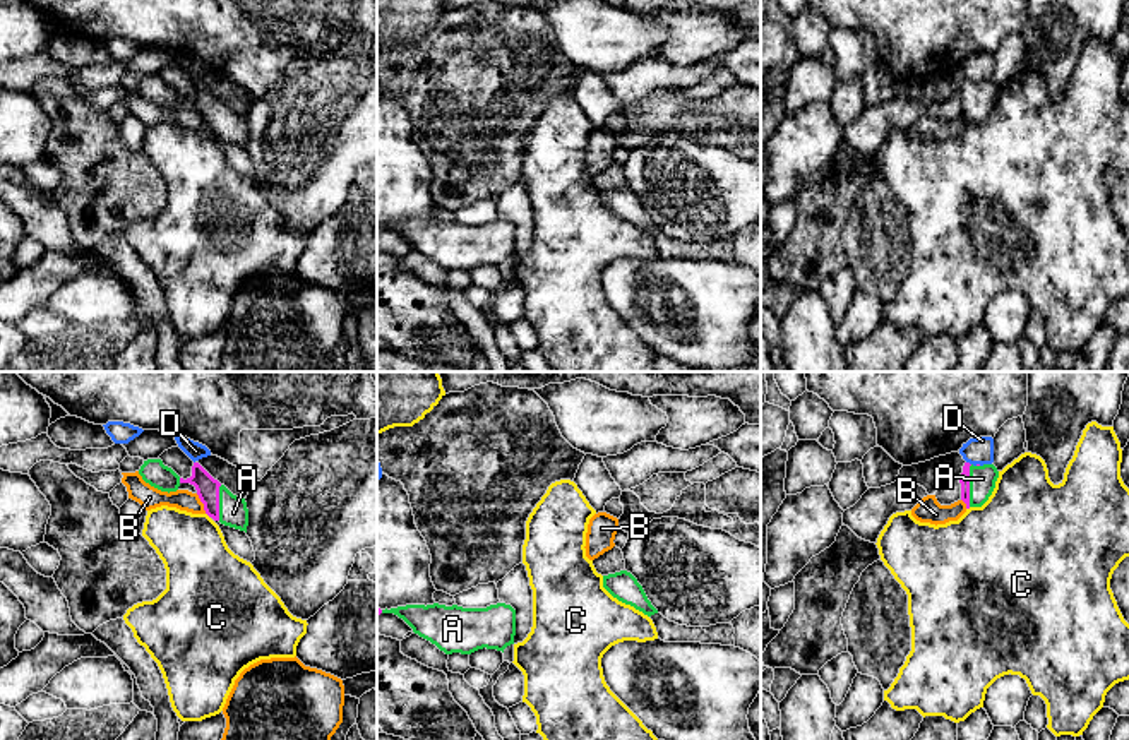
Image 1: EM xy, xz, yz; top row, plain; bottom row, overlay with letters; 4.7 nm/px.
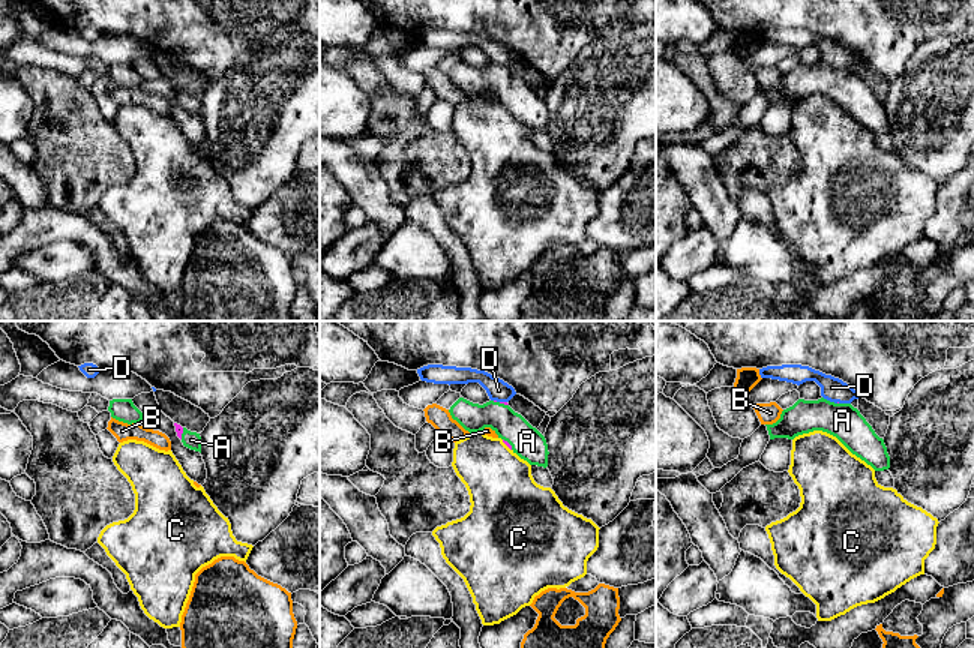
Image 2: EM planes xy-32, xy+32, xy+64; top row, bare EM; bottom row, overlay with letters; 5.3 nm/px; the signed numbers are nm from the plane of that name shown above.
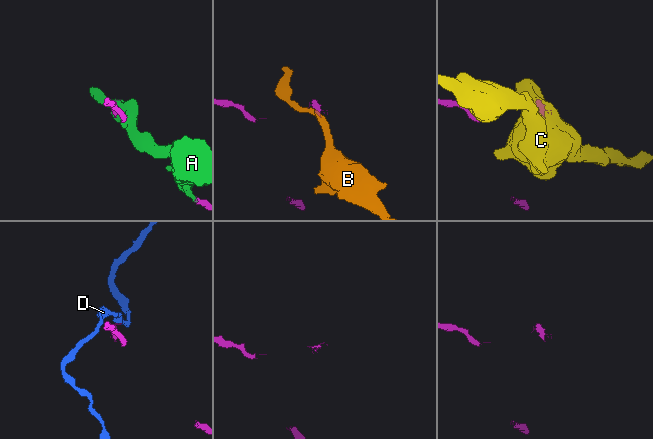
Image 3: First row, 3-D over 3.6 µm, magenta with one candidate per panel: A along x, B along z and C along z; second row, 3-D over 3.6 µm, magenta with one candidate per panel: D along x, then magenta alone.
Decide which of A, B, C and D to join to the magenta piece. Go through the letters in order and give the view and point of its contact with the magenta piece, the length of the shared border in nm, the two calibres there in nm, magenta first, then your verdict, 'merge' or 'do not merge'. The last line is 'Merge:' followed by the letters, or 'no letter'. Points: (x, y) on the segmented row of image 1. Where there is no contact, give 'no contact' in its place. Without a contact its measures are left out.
A: yz (968, 485) | 200 nm | 50/130 nm | merge
B: xy (203, 502) | 110 nm | 110/110 nm | do not merge
C: xy (208, 514) | 40 nm | 110/320 nm | do not merge
D: yz (968, 463) | 30 nm | 50/130 nm | do not merge
Merge: A

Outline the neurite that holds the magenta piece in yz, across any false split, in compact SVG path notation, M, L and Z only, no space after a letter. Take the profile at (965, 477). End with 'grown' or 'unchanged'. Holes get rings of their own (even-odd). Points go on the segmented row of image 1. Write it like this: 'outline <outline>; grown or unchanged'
outline M965 462L959 476L961 500L970 507L982 507L995 488L999 471L994 464L973 466Z; grown

